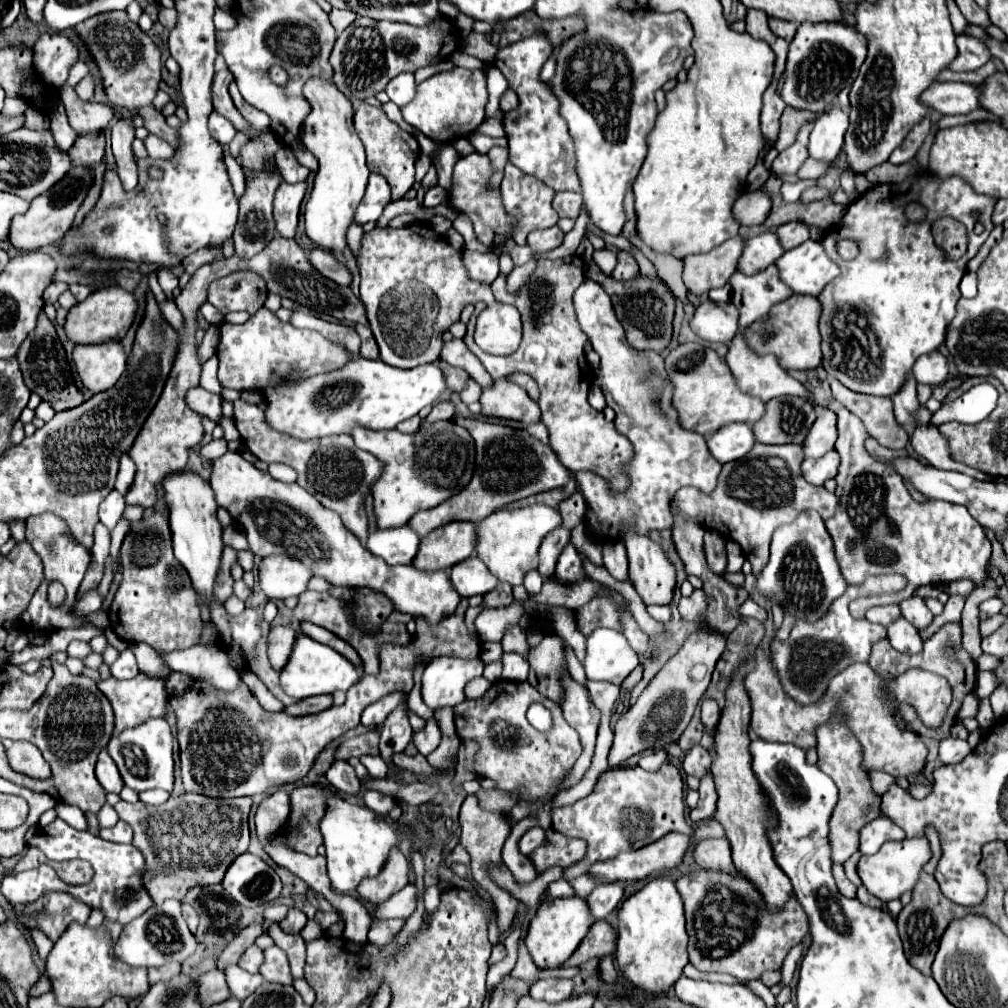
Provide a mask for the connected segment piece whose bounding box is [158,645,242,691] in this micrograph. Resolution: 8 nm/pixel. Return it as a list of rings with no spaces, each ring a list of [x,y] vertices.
[[[194,645],[186,651],[170,651],[158,655],[172,671],[188,673],[194,679],[206,681],[220,691],[234,691],[242,683],[240,673],[230,667],[226,653],[220,647]]]

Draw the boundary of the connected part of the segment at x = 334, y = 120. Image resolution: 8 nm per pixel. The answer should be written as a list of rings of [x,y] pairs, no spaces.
[[[308,79],[304,85],[304,97],[310,101],[312,111],[300,129],[300,139],[320,163],[314,179],[314,189],[304,211],[306,235],[316,245],[328,249],[334,257],[338,257],[348,247],[346,233],[348,227],[356,223],[354,213],[364,199],[370,171],[364,157],[364,145],[352,127],[354,111],[350,99],[344,97],[332,81],[320,79]]]

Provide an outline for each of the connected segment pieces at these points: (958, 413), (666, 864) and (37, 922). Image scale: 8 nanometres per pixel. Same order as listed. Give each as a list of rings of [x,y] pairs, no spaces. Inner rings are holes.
[[[980,383],[960,395],[958,399],[942,405],[934,415],[932,423],[940,425],[946,421],[960,421],[960,423],[980,423],[990,417],[996,409],[998,391],[990,383]]]
[[[672,832],[662,837],[660,841],[654,841],[652,845],[646,845],[642,849],[620,853],[614,859],[608,859],[608,861],[598,861],[598,863],[590,865],[590,869],[588,869],[586,875],[588,877],[594,877],[600,883],[638,881],[638,879],[644,879],[648,875],[656,875],[656,873],[668,871],[672,867],[678,867],[682,863],[682,857],[684,857],[686,849],[688,849],[688,843],[690,843],[689,836],[678,836],[677,832]]]
[[[62,891],[44,893],[40,899],[28,905],[14,905],[16,919],[26,929],[42,931],[46,937],[50,937],[50,941],[58,941],[72,921],[86,923],[90,911],[92,909],[88,905]]]

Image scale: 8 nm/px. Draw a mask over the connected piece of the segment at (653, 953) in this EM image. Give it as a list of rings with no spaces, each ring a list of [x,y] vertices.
[[[654,877],[618,909],[616,959],[622,973],[648,993],[662,993],[682,975],[688,963],[684,901],[670,877]]]

